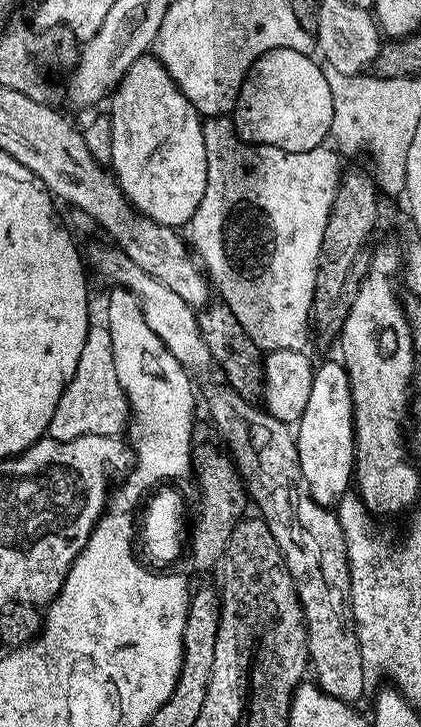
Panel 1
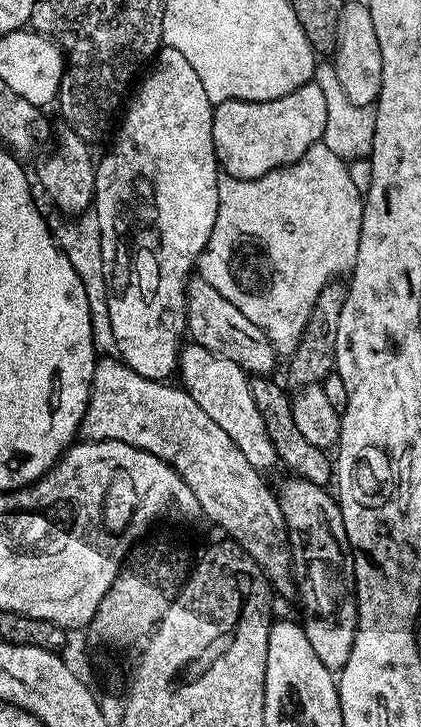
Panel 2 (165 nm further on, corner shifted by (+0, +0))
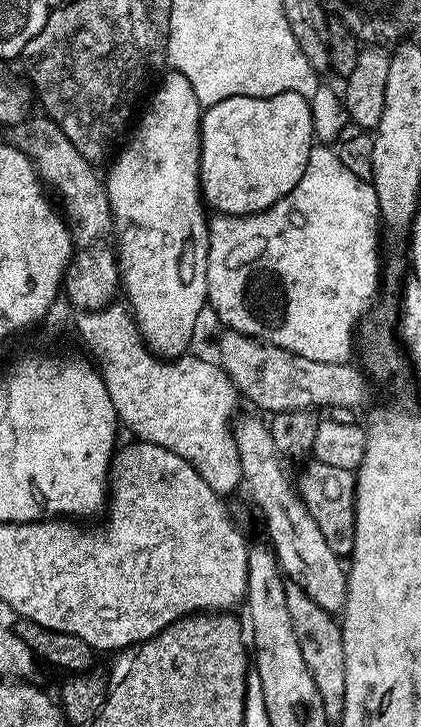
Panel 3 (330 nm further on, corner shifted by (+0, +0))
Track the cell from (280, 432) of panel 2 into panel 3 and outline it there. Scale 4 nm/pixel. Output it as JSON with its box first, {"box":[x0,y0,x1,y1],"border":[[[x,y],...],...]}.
{"box":[294,458,356,557],"border":[[[315,458],[309,459],[304,466],[300,478],[298,476],[294,482],[300,494],[300,501],[306,506],[310,518],[314,518],[326,546],[330,546],[330,550],[334,550],[338,557],[351,557],[356,525],[355,471],[342,470],[339,466],[326,466]]]}

